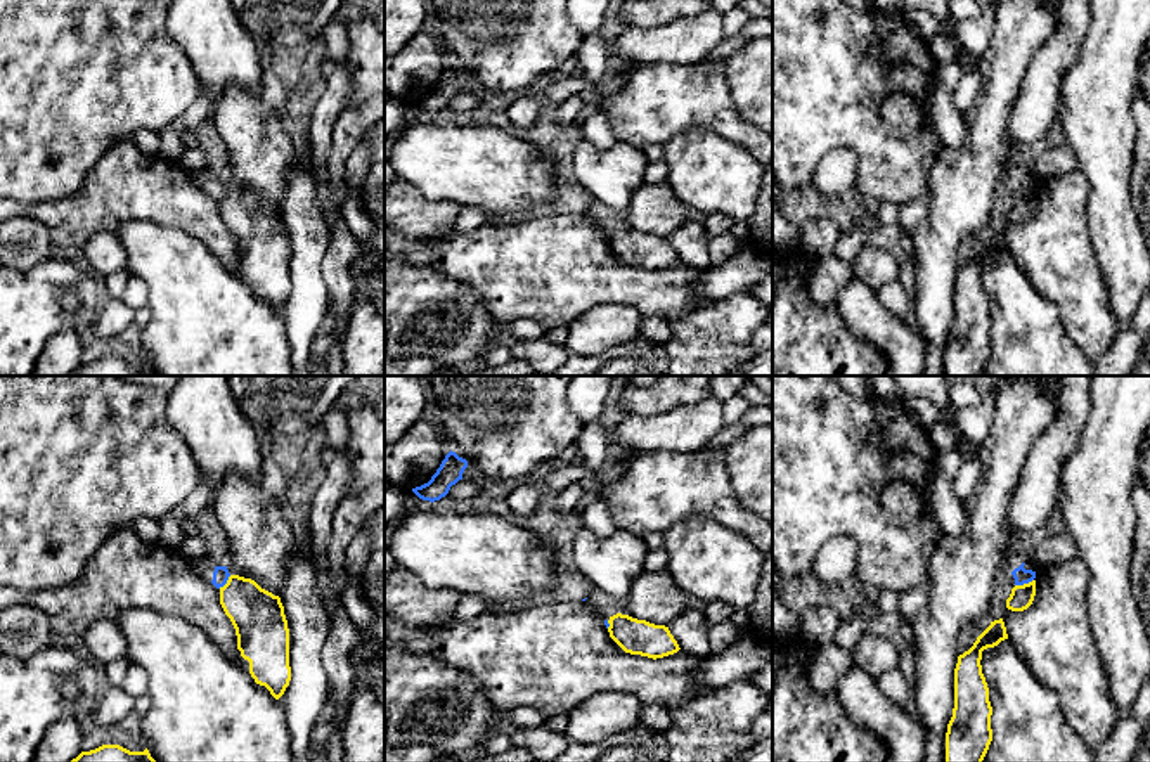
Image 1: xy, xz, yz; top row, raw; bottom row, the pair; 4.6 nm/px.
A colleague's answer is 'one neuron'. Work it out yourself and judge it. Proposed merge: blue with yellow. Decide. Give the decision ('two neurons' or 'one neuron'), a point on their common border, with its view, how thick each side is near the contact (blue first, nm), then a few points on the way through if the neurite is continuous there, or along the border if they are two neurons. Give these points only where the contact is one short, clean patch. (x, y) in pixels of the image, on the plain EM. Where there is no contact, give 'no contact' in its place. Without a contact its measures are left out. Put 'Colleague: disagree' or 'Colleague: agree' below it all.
two neurons; meets blue in yz at (1024, 194); 70 nm thick on the blue side, 110 nm on the other; border along yz (1033, 191), (1015, 198)
Colleague: disagree

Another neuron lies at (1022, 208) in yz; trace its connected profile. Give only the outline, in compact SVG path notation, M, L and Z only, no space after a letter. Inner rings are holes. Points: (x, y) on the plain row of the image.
M1036 192L1024 197L1015 197L1011 201L1010 210L1006 211L1006 220L1011 223L1024 223L1032 216L1034 208L1036 208Z

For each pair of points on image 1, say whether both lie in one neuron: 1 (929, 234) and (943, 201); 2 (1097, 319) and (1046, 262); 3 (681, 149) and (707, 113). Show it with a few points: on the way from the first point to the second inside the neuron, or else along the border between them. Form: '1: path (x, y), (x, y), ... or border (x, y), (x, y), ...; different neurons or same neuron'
1: path (937, 226), (943, 220), (943, 210); same neuron
2: path (1085, 305), (1081, 297), (1060, 276); same neuron
3: border (735, 142), (710, 129), (688, 127), (662, 144); different neurons

